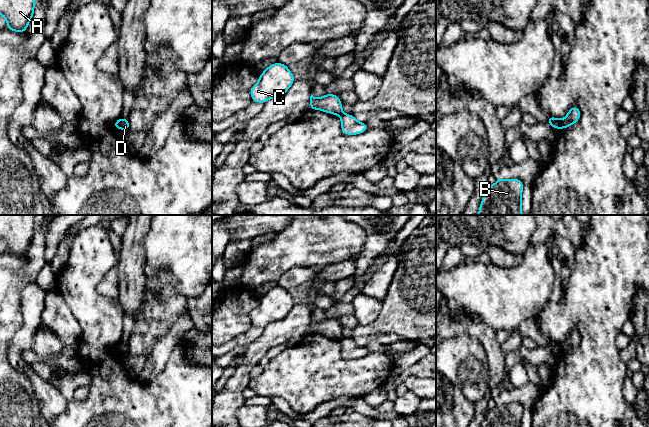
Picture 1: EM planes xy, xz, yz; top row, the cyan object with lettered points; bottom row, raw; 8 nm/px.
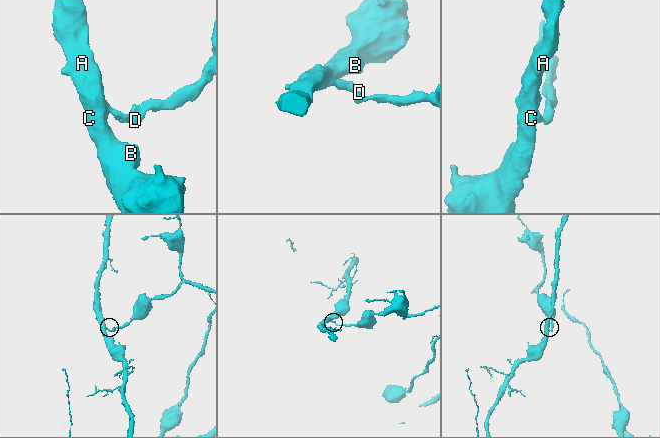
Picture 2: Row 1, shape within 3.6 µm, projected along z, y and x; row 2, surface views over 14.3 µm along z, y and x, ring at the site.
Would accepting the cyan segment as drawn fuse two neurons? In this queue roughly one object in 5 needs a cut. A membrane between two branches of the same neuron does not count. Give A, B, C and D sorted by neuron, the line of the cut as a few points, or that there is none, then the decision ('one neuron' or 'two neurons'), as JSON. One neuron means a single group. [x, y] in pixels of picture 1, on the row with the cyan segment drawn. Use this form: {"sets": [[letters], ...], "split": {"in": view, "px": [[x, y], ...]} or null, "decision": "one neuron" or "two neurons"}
{"sets": [["A", "B", "C"], ["D"]], "split": {"in": "yz", "px": [[559, 120], [560, 128]]}, "decision": "two neurons"}

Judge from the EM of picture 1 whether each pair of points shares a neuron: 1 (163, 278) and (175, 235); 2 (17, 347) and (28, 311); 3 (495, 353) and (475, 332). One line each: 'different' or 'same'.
1: different
2: same
3: same

